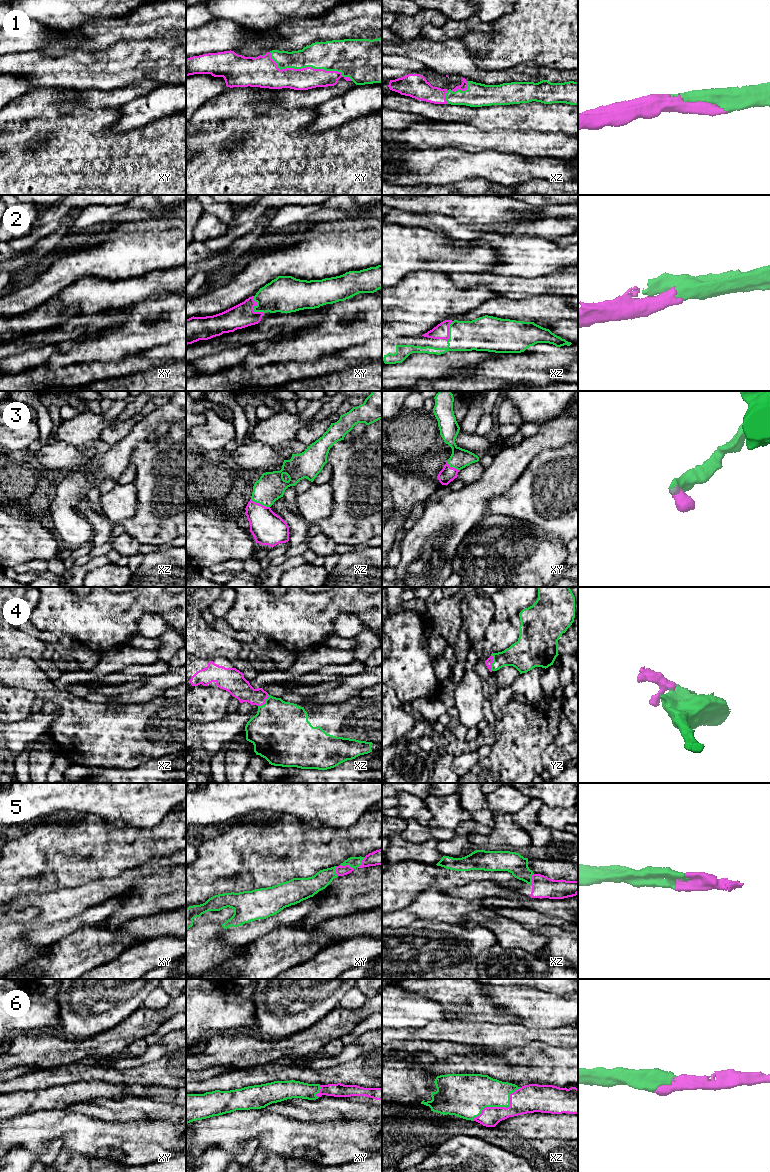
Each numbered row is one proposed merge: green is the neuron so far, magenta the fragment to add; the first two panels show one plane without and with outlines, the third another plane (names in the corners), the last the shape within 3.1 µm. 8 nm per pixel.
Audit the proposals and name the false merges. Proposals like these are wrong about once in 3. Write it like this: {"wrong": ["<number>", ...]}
{"wrong": []}

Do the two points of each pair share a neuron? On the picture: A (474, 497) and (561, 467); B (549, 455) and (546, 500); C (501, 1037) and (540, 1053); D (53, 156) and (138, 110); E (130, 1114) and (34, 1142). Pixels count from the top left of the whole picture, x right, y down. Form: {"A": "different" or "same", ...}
{"A": "different", "B": "same", "C": "different", "D": "different", "E": "different"}

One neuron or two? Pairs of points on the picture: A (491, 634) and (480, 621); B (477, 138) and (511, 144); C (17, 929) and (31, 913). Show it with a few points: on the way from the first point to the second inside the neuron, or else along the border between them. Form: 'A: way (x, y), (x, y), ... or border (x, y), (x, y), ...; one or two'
A: border (493, 618), (486, 629), (484, 637); two
B: way (485, 140), (503, 140); one
C: border (10, 922), (21, 922), (24, 924); two

